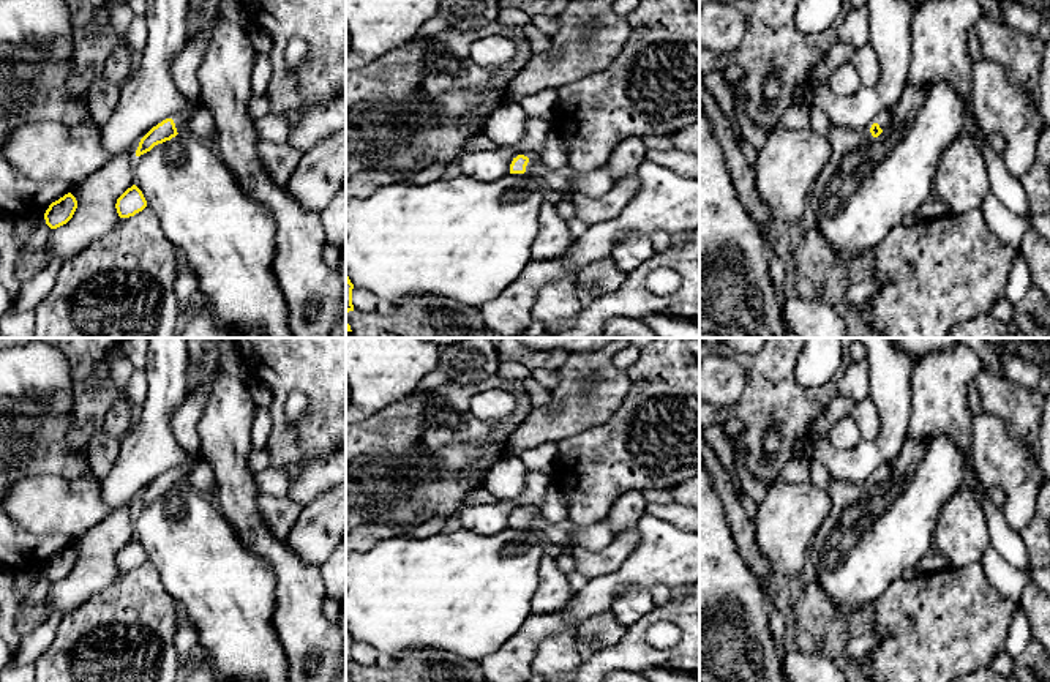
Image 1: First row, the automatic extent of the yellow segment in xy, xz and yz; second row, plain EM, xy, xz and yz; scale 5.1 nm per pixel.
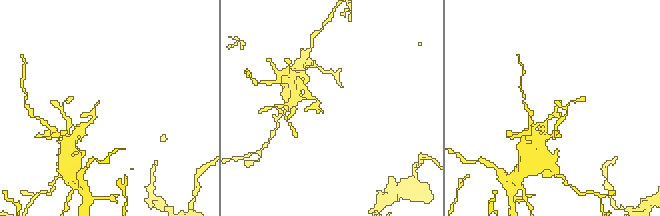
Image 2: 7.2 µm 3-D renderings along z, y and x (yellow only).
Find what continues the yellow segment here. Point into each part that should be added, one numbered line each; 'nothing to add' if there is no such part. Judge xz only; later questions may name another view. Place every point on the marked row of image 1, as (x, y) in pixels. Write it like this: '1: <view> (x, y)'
1: xz (556, 179)

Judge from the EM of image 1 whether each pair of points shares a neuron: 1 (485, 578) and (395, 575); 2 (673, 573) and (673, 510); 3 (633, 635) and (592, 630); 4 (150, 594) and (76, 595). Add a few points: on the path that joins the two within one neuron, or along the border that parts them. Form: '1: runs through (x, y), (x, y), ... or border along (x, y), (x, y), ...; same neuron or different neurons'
1: runs through (463, 578), (417, 578); same neuron
2: border along (646, 512), (682, 531); different neurons
3: border along (629, 629), (616, 644), (592, 654); different neurons
4: border along (119, 572), (108, 584), (65, 614); different neurons

